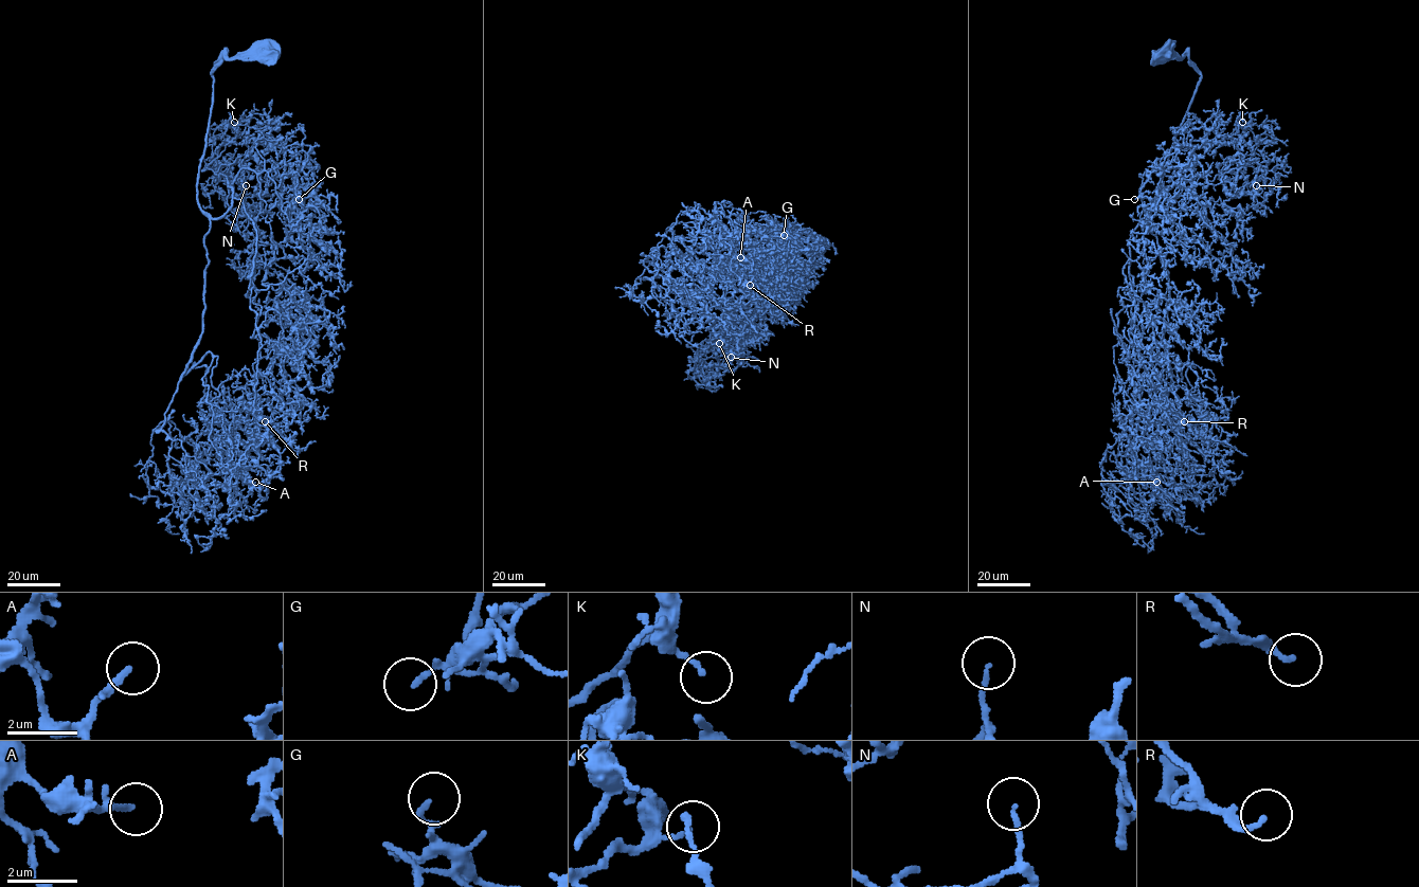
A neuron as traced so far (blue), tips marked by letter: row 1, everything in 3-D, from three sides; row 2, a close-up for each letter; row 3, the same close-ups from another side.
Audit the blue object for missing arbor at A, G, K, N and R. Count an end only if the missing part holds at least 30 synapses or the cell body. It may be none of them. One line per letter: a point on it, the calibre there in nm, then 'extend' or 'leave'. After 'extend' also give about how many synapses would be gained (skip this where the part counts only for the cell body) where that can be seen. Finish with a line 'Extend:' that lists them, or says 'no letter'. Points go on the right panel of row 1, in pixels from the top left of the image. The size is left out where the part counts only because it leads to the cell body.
A: (1156, 482) | 120 nm | leave
G: (1134, 199) | 140 nm | leave
K: (1242, 122) | 90 nm | leave
N: (1256, 185) | 120 nm | leave
R: (1184, 421) | 160 nm | extend | 50 syn
Extend: R

